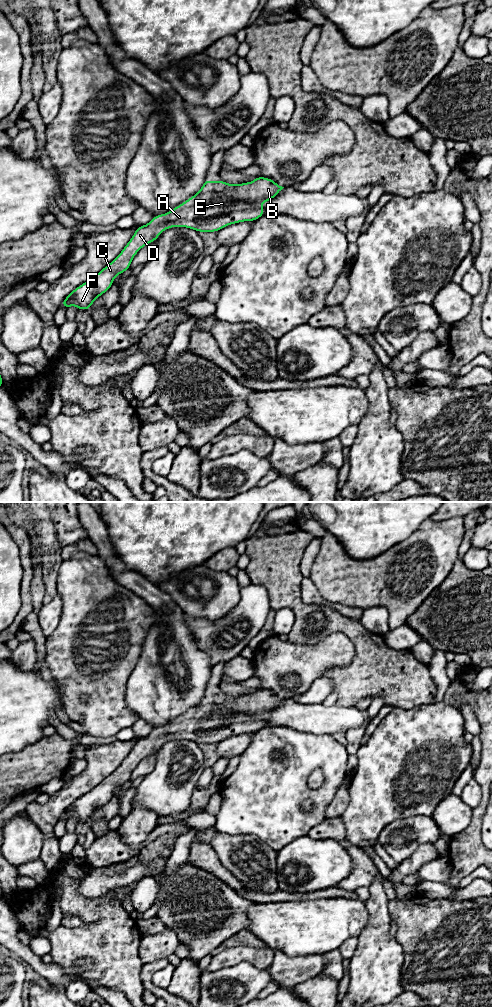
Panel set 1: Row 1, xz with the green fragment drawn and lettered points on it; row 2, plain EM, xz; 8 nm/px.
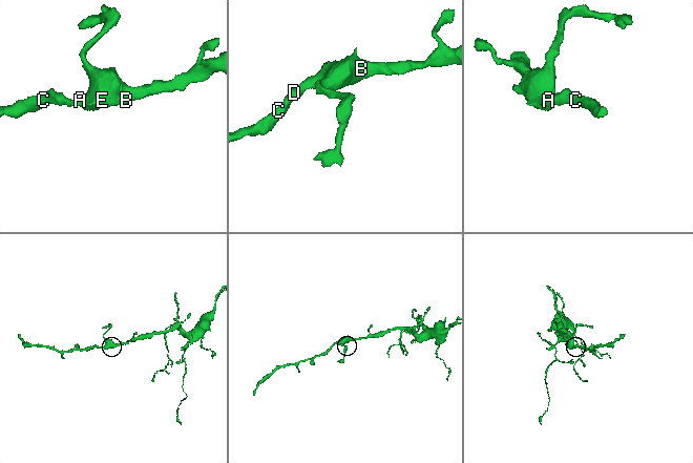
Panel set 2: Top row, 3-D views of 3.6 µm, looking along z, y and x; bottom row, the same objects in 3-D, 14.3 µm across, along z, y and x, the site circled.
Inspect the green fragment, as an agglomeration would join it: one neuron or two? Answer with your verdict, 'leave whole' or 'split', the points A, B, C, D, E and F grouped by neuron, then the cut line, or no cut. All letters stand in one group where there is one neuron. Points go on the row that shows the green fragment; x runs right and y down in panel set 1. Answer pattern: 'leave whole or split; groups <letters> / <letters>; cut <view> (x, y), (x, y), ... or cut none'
leave whole; groups A B C D E F; cut none

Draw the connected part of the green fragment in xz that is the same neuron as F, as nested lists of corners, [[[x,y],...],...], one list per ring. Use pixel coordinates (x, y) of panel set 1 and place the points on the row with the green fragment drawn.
[[[258,176],[252,182],[235,185],[226,183],[221,179],[215,182],[210,179],[205,180],[196,195],[170,212],[154,216],[148,224],[136,228],[134,235],[121,253],[95,276],[75,288],[60,306],[68,309],[70,306],[76,305],[78,310],[90,309],[93,302],[110,289],[114,283],[114,278],[130,268],[131,261],[138,251],[145,245],[157,240],[162,231],[177,226],[191,228],[197,232],[217,232],[230,224],[256,221],[265,214],[265,210],[260,205],[276,197],[283,188],[270,178]]]

